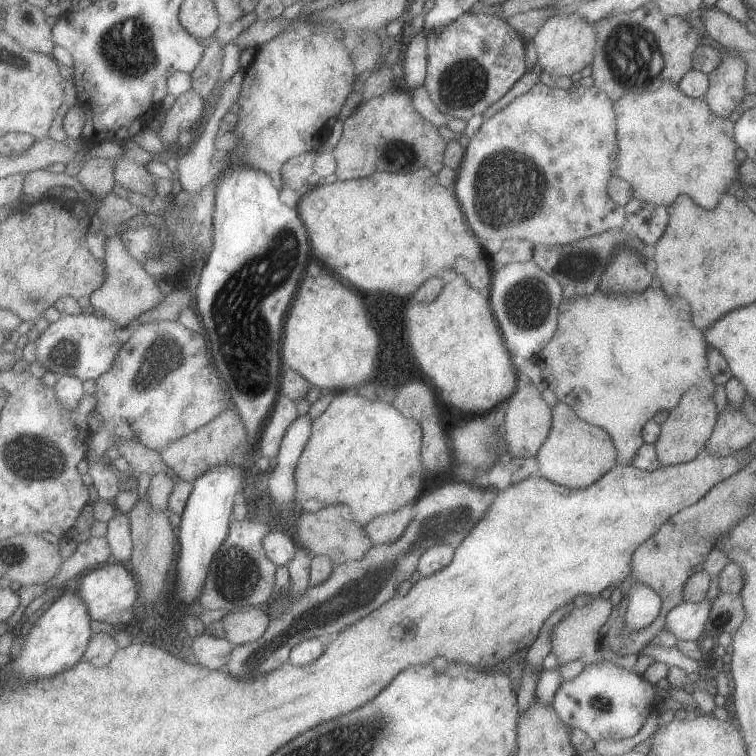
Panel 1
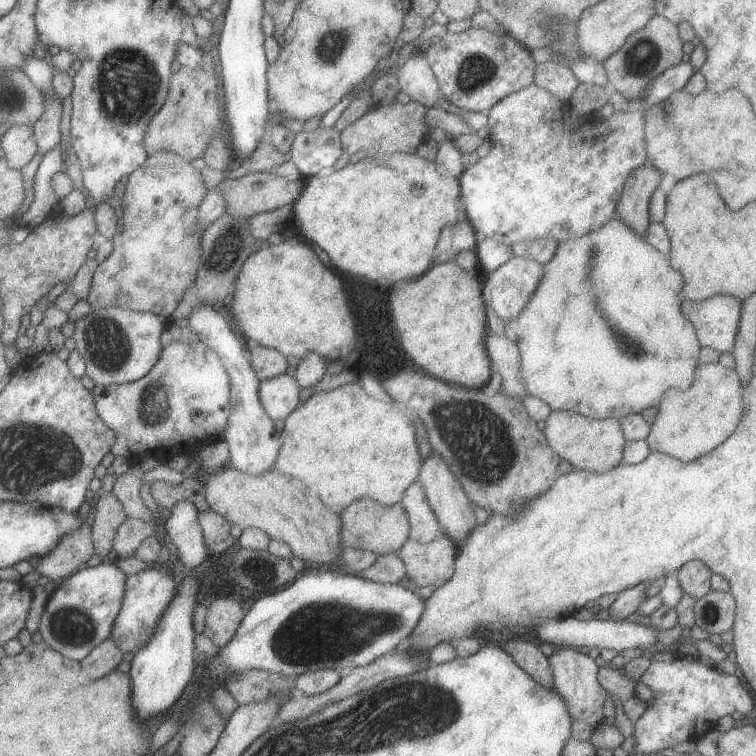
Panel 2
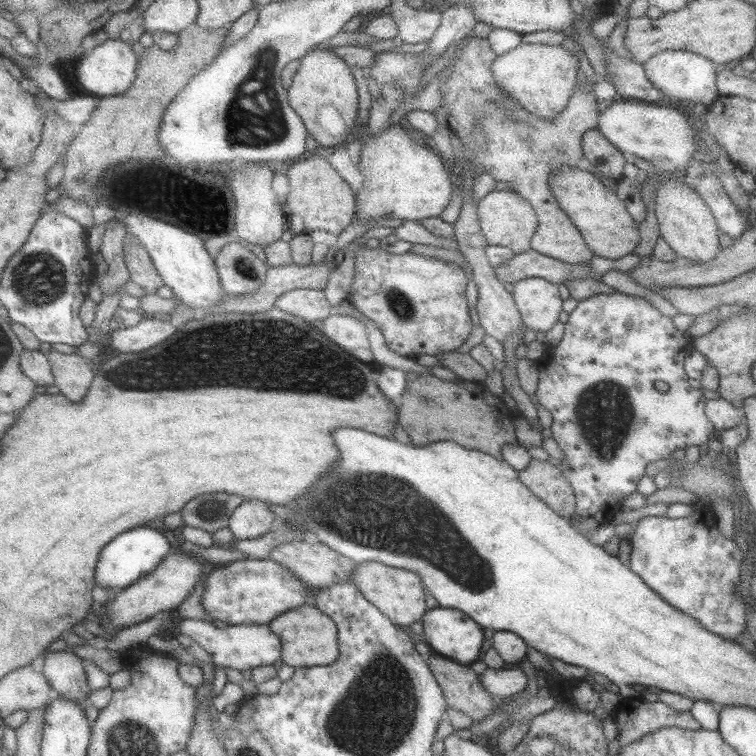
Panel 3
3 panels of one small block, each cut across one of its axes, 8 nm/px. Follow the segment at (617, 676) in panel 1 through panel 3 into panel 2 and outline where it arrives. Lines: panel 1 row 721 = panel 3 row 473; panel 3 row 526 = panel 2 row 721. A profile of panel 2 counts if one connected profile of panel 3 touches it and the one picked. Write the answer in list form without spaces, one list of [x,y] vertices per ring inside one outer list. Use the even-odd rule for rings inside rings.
[[[567,647],[556,648],[553,654],[548,656],[550,671],[552,672],[552,684],[566,702],[572,720],[579,720],[587,724],[595,724],[601,718],[603,702],[608,697],[606,690],[603,690],[596,679],[598,667],[588,655],[575,652]]]

